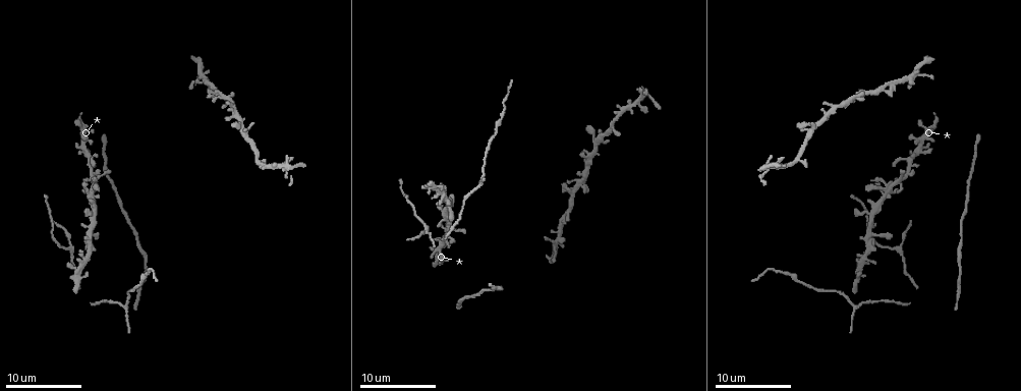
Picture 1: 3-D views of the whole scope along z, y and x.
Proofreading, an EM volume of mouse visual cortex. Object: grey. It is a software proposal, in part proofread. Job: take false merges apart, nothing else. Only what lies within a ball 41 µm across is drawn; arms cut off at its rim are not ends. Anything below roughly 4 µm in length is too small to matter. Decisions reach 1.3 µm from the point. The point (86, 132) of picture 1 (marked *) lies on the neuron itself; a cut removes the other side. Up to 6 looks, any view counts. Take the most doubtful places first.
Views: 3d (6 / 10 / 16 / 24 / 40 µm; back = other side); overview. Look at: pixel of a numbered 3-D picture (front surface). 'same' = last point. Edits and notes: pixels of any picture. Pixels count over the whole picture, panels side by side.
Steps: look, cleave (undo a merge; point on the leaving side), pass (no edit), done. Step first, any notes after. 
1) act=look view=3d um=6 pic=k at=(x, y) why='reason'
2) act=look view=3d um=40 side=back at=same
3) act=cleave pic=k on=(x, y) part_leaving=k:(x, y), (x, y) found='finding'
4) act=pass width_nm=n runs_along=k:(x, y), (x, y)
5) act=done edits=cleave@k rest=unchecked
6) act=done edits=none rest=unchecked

act=look view=3d um=16 pic=1 at=(445, 215) why='thin arm on a thick one'

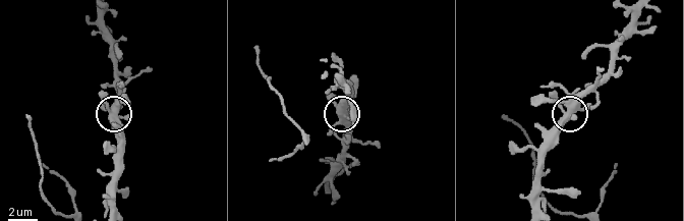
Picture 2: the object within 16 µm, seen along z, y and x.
act=pass width_nm=450 runs_along=2:(638, 17), (610, 69), (573, 109), (548, 98), (531, 98) found='one neuron here'

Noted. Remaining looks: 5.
act=look view=3d um=10 pic=1 at=(145, 259) why='sudden change in width'

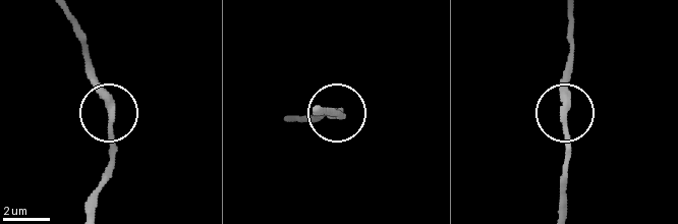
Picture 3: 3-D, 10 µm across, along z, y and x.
act=look view=3d um=6 pic=3 at=(111, 113)

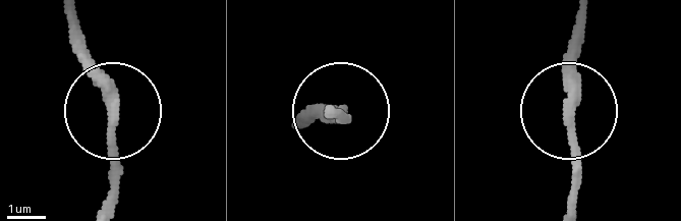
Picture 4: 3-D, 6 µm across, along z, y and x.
act=pass runs_along=4:(65, 14), (110, 121), (110, 206) found='all the same neuron'

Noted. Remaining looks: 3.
act=look view=3d um=6 pic=1 at=(620, 110) why='thick turns thin'

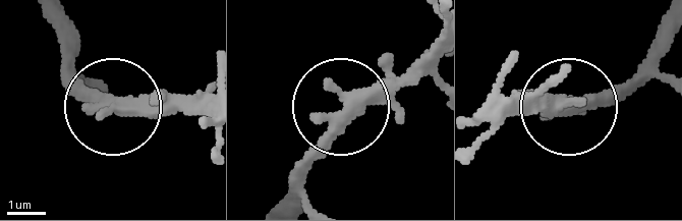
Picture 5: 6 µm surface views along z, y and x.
act=pass arms=3 found='continuous, no second neuron'

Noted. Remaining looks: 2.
act=done edits=none rest=unchecked

